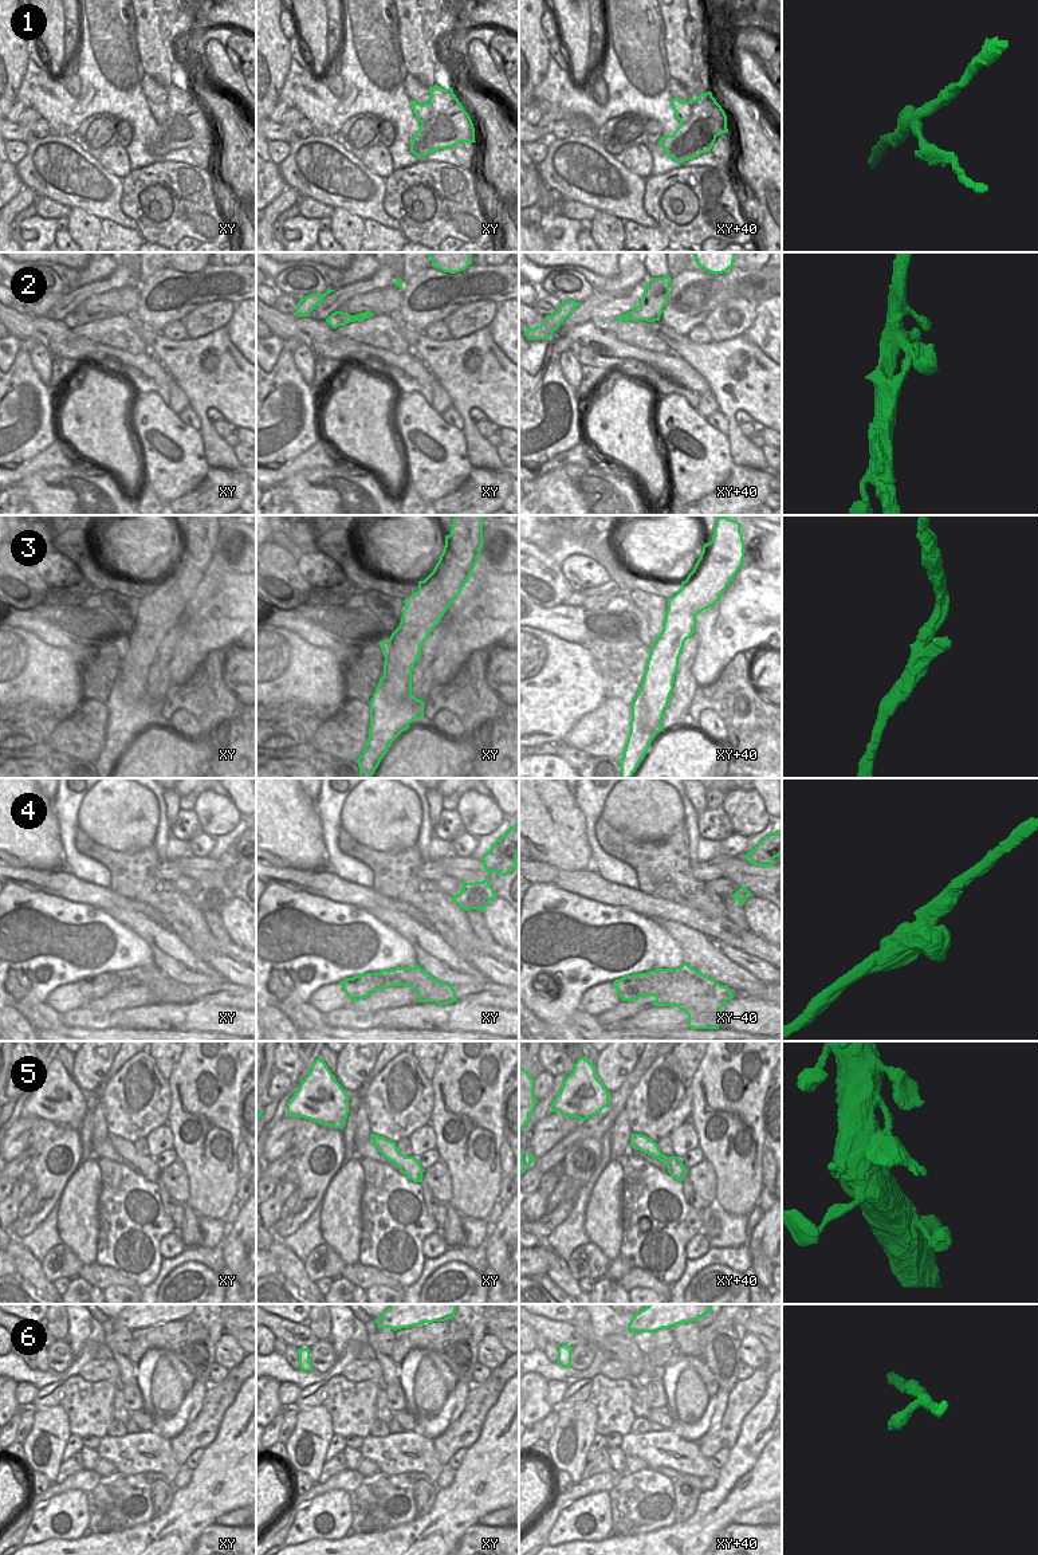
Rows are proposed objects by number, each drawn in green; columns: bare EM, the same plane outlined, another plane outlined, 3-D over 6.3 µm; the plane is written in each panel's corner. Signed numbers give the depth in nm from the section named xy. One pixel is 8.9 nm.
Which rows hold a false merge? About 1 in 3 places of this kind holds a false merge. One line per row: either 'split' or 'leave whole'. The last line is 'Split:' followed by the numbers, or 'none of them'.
1: split
2: leave whole
3: split
4: leave whole
5: leave whole
6: leave whole
Split: 1, 3

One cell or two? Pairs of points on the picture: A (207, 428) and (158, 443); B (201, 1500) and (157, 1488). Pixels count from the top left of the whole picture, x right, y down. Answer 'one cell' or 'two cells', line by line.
A: two cells
B: two cells

